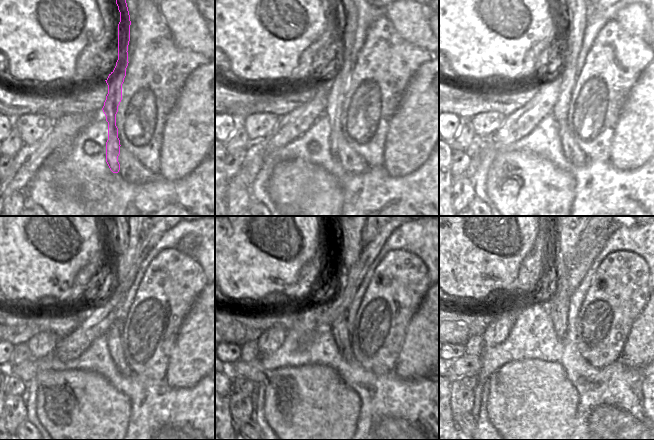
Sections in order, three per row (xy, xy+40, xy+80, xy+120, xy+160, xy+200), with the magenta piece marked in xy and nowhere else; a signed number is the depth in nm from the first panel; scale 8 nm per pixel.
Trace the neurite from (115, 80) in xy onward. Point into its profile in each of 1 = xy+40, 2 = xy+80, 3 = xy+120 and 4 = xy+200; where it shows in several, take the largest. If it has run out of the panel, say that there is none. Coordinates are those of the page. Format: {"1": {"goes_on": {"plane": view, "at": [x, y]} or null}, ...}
{"1": {"goes_on": {"plane": "xy+40", "at": [340, 81]}}, "2": {"goes_on": {"plane": "xy+80", "at": [573, 13]}}, "3": {"goes_on": {"plane": "xy+120", "at": [125, 238]}}, "4": {"goes_on": {"plane": "xy+200", "at": [568, 236]}}}

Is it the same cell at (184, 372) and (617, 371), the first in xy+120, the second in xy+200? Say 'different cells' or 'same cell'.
different cells

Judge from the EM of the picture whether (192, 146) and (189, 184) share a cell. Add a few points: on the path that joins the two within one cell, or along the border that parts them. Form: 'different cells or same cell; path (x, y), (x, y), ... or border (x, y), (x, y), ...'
different cells; border (204, 159), (188, 174), (176, 180), (168, 181)

